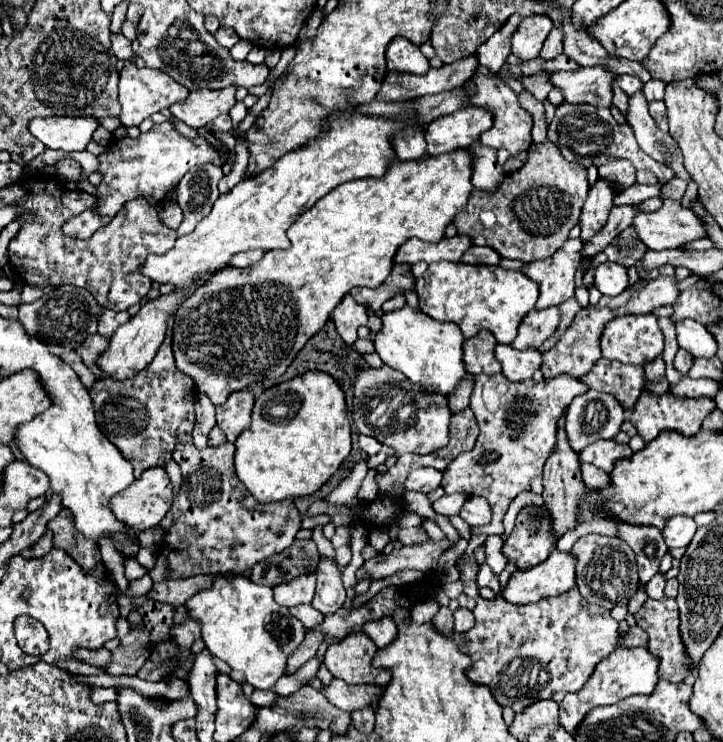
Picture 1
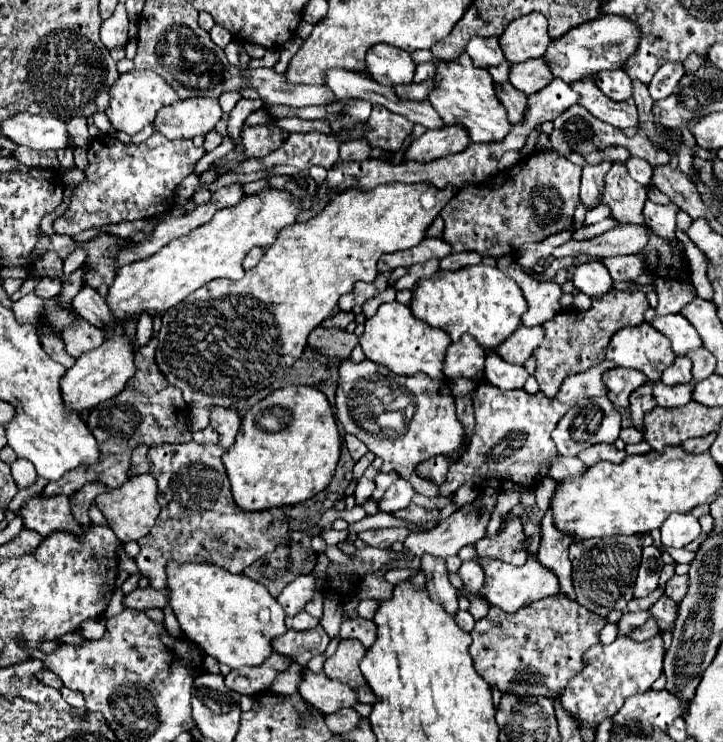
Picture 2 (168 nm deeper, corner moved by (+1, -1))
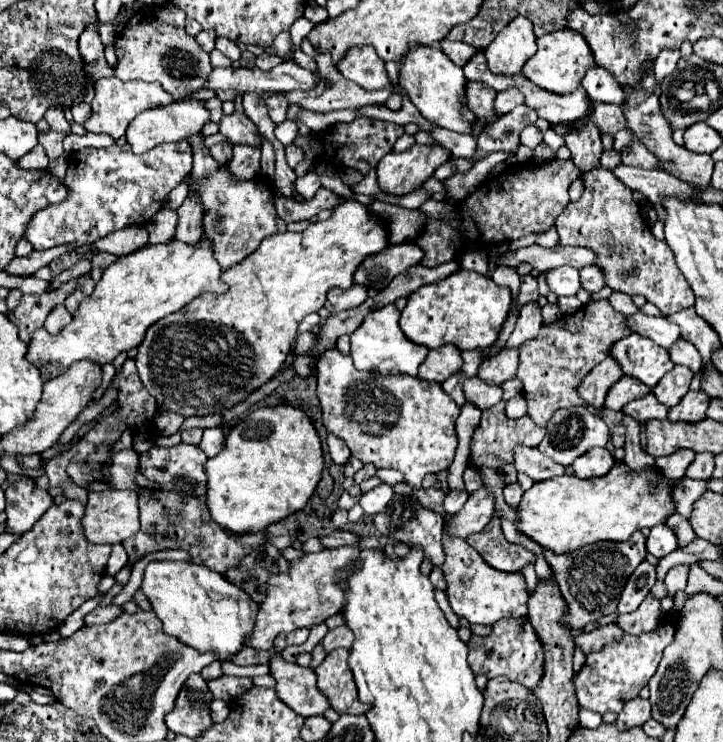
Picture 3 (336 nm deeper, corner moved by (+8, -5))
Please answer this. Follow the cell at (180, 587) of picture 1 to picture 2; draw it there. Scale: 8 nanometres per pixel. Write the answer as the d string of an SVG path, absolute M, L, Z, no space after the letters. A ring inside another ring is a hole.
M137 588L135 592L127 594L123 604L133 610L147 610L147 608L165 608L169 604L169 590L155 590L155 588Z

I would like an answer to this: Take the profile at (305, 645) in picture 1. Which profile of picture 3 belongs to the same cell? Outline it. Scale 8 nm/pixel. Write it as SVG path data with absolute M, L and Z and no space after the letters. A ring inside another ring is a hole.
M220 676L216 680L208 680L208 690L214 698L230 702L230 698L242 694L242 690L252 688L252 678L234 678L234 676Z

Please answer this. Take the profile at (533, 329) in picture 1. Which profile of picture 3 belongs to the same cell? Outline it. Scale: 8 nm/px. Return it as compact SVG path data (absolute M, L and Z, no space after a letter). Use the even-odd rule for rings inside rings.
M502 350L494 358L486 358L478 368L478 378L486 384L502 384L516 376L518 368L518 350Z

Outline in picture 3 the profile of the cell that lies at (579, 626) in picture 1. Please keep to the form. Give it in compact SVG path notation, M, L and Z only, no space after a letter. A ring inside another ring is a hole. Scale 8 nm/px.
M504 618L504 622L496 622L490 636L472 636L468 650L468 664L474 674L486 674L488 678L506 676L508 680L522 682L530 690L534 690L534 686L538 686L538 680L542 678L544 650L526 618Z

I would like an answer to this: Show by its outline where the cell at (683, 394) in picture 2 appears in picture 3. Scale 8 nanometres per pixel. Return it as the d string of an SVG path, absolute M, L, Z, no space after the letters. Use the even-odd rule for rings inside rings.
M652 394L644 396L644 398L638 398L626 406L622 406L622 414L634 418L636 422L648 422L648 420L664 420L668 410L666 406L662 406Z

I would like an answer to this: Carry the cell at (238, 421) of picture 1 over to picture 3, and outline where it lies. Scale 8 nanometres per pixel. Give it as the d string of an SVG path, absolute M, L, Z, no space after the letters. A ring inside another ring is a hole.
M206 428L206 430L204 430L204 436L202 436L200 444L198 444L198 448L200 448L208 458L212 458L212 456L216 456L216 454L222 450L222 446L224 446L222 428Z

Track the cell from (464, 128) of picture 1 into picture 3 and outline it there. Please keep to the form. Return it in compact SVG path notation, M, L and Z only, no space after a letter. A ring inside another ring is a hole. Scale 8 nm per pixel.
M414 144L410 150L400 154L390 152L376 166L378 186L386 194L410 194L418 190L448 158L450 152L442 146Z

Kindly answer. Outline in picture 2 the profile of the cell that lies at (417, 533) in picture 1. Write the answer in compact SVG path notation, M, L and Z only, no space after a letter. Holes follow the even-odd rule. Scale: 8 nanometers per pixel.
M381 528L381 530L367 530L361 532L359 538L375 548L391 548L393 542L405 542L409 536L407 528Z

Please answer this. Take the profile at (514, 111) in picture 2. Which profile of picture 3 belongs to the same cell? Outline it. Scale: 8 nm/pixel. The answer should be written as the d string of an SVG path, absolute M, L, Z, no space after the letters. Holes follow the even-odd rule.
M466 82L466 106L478 114L478 118L490 118L494 122L494 98L496 92L480 82Z

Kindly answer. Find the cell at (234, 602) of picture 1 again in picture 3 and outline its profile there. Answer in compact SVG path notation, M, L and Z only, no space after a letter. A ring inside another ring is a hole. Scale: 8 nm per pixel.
M154 560L144 568L144 580L142 580L142 592L152 604L154 614L164 624L164 632L176 636L180 642L200 650L200 652L214 652L218 660L228 660L234 656L242 646L244 640L250 636L250 630L254 628L254 614L258 610L256 602L250 602L244 590L238 590L232 582L226 582L226 578L218 572L212 572L206 566L194 564L194 562L170 562L170 560Z

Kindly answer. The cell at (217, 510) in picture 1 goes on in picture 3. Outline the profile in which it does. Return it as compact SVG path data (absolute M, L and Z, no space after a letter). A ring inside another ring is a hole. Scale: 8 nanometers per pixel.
M178 444L170 448L154 446L148 452L140 454L142 474L160 484L160 490L142 490L140 492L140 532L122 542L128 552L128 562L134 564L150 552L164 548L182 548L188 550L192 562L208 566L214 572L224 574L228 568L238 566L238 562L250 554L258 544L262 544L266 532L262 534L226 534L210 518L206 510L206 456L198 446Z

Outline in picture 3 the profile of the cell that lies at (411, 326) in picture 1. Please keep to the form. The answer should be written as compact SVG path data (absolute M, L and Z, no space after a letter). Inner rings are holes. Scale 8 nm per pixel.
M388 304L384 308L378 308L378 310L370 312L364 318L364 322L360 324L360 328L354 330L354 334L350 336L350 346L352 346L350 356L354 358L354 366L358 370L378 372L382 376L388 376L388 374L416 376L418 374L418 366L424 362L424 358L428 354L428 348L410 342L402 334L402 330L398 326L398 318L400 318L398 308L394 304Z

